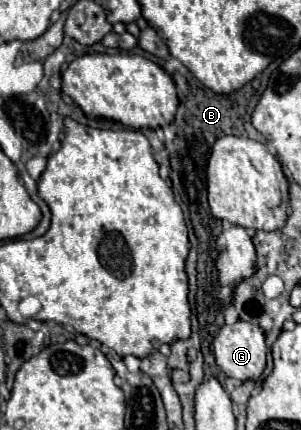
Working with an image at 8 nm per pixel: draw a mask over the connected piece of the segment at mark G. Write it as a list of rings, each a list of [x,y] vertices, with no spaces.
[[[248,321],[222,325],[214,337],[216,365],[226,377],[240,381],[258,379],[266,367],[264,331]]]

